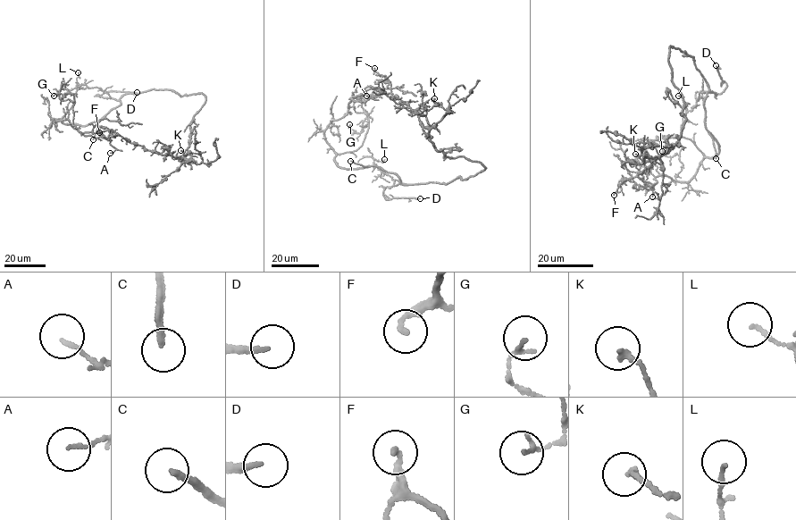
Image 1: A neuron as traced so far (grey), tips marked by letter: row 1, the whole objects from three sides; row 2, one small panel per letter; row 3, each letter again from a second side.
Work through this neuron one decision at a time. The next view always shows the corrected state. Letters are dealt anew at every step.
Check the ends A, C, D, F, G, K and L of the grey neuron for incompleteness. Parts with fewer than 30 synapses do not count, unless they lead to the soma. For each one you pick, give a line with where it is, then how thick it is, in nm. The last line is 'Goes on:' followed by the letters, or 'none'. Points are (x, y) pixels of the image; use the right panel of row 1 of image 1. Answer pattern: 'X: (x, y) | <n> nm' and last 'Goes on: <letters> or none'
C: (716, 158) | 200 nm
D: (716, 65) | 170 nm
Goes on: C, D

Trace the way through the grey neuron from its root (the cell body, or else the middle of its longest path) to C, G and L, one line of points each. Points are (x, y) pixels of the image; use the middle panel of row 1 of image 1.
C: (429, 182), (405, 185), (394, 173), (350, 161)
G: (429, 182), (402, 184), (375, 166), (339, 166), (334, 156), (358, 149), (368, 130), (356, 133), (349, 124)
L: (429, 182), (394, 185), (392, 177), (378, 168), (373, 158), (378, 162), (384, 159)

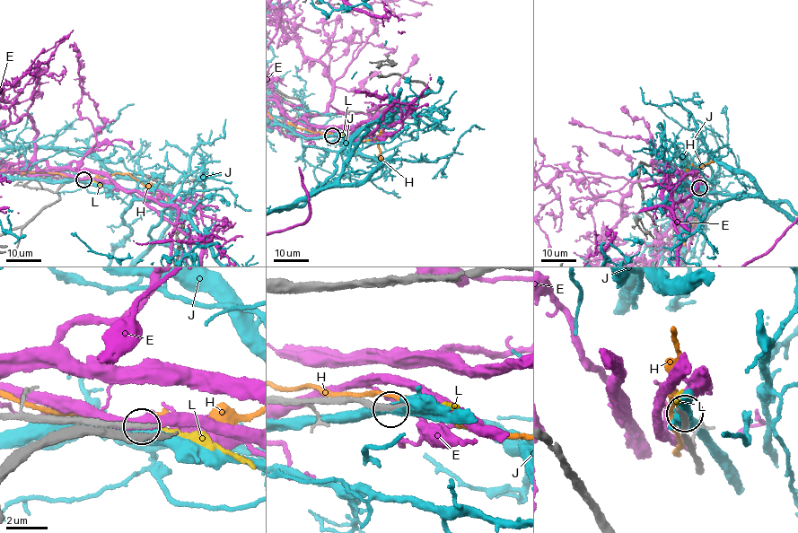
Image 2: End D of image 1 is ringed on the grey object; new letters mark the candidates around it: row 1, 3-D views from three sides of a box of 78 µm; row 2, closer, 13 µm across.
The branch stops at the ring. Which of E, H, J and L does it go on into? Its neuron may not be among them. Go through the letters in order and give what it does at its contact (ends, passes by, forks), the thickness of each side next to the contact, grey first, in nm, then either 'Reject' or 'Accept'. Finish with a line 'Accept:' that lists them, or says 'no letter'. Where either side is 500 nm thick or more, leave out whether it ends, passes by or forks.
E: It ends there. Thickness 220 nm (grey) against 170 nm. Reject
H: It passes by. Thickness 240 nm (grey) against 300 nm. Reject
J: It passes by. Thickness 280 nm (grey) against 480 nm. Reject
L: It ends there. Thickness 300 nm (grey) against 150 nm. Accept
Accept: L

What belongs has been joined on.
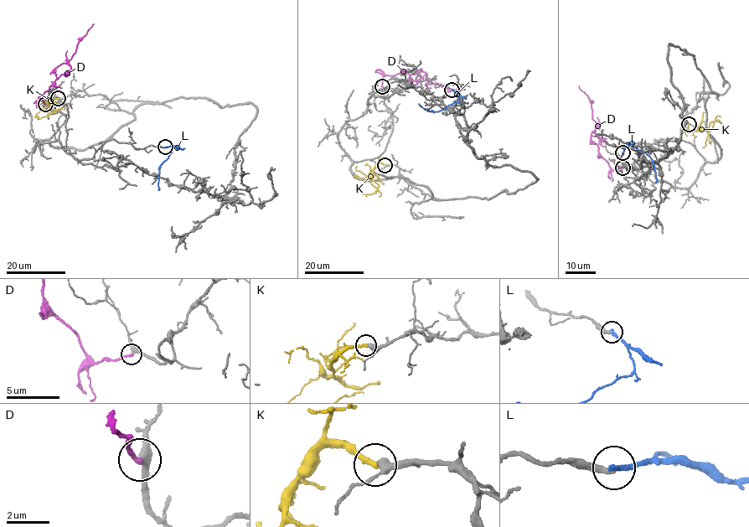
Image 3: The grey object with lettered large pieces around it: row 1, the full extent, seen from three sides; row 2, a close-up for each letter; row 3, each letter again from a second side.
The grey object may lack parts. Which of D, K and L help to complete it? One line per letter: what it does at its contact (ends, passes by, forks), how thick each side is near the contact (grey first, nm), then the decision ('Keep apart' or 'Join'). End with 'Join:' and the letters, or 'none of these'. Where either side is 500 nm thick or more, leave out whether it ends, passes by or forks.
D: It ends there. Thickness 320 nm (grey) against 190 nm. Keep apart
K: It ends there. Thickness 280 nm (grey) against 280 nm. Join
L: It ends there. Thickness 300 nm (grey) against 240 nm. Keep apart
Join: K

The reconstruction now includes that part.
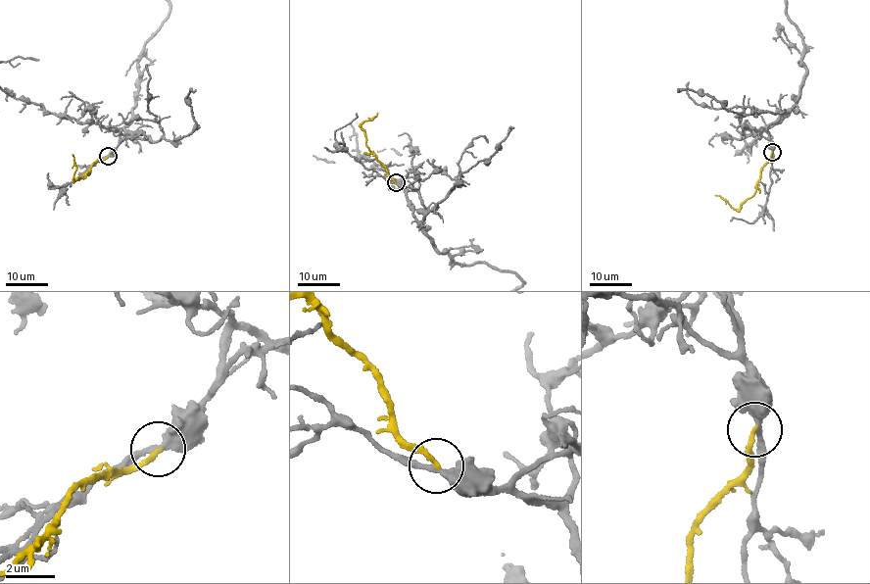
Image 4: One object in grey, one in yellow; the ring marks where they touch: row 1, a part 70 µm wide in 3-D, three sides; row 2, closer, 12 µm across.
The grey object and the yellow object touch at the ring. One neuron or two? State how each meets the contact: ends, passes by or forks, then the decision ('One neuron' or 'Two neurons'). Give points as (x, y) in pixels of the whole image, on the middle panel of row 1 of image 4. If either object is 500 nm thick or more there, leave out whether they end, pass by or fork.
At the ring grey passes by. At the ring yellow ends. Two neurons

